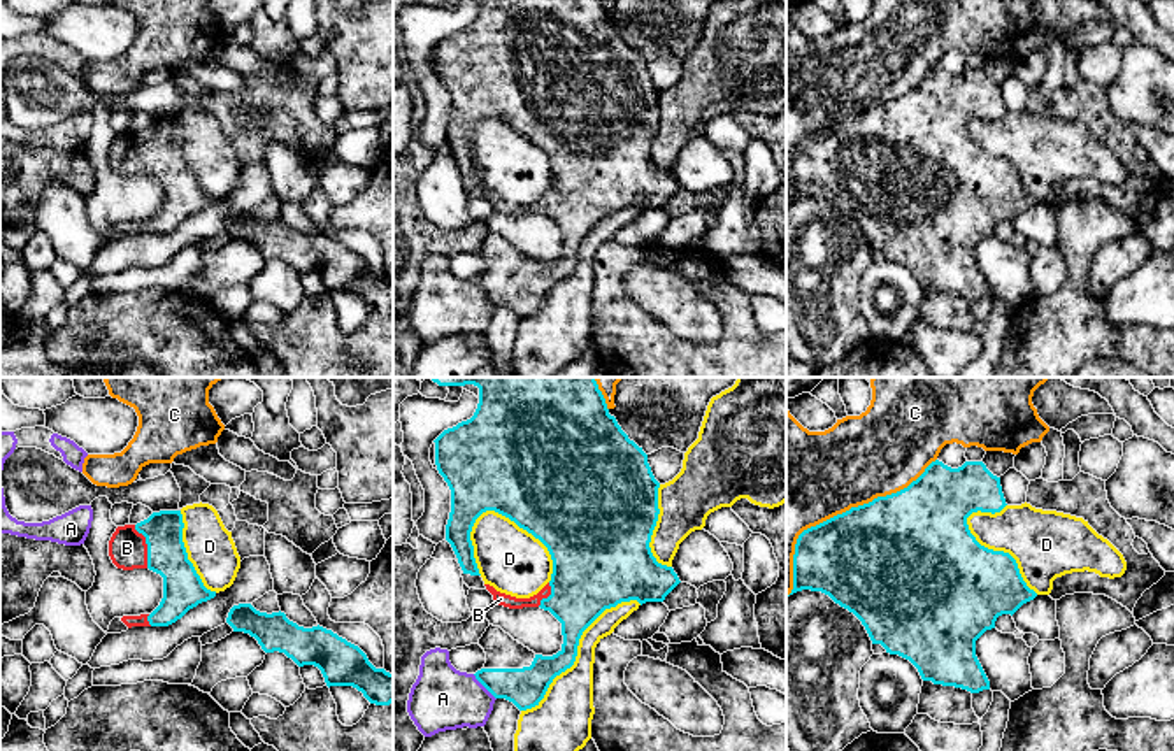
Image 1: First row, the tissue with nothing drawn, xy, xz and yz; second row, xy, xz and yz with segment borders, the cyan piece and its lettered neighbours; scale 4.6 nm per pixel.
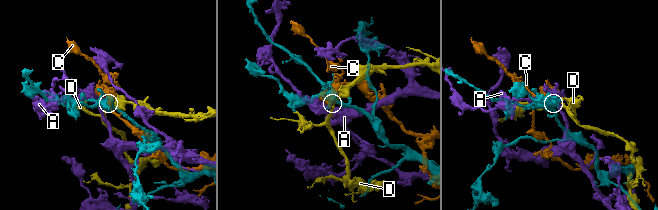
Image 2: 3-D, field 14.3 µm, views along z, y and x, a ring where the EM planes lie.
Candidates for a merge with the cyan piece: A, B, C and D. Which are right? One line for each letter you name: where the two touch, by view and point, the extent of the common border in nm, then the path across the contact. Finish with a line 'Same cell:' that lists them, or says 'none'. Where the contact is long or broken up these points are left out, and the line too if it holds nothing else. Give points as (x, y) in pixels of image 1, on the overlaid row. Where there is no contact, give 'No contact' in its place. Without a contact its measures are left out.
B: Touches cyan at xy (148, 546). Shared border 220 nm
Same cell: B

